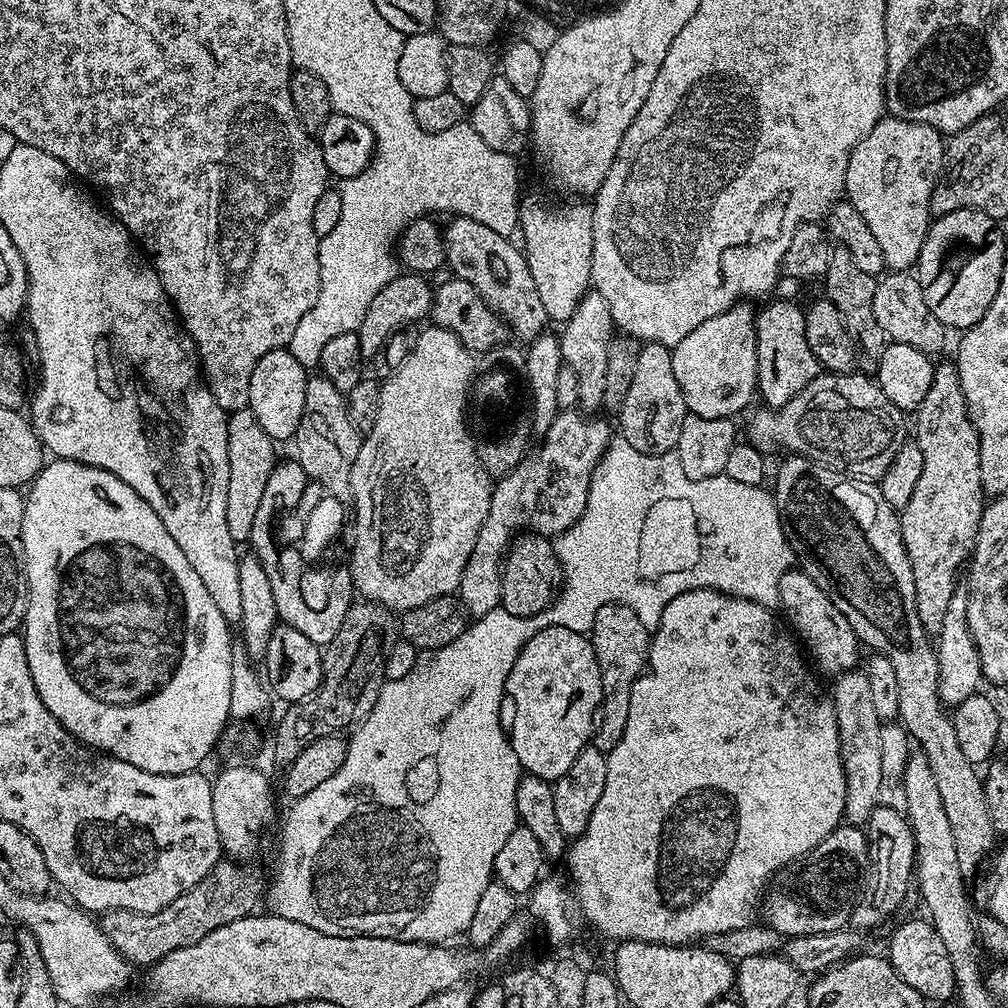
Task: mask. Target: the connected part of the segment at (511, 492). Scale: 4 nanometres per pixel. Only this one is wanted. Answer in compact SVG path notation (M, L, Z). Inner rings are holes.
M561 410L539 441L540 449L525 456L510 475L495 481L486 522L482 522L478 538L474 538L474 550L470 550L458 589L460 607L469 617L479 618L500 607L500 574L513 537L527 530L555 538L582 518L590 494L590 478L613 435L613 425L611 428L600 414Z

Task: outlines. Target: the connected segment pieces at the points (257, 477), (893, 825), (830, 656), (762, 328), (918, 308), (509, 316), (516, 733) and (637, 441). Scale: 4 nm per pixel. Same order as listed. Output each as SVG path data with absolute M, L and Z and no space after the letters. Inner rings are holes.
M243 408L231 413L228 417L228 461L230 462L230 486L226 486L226 527L230 530L230 538L237 542L244 542L249 539L254 530L254 514L258 514L258 506L262 503L262 493L266 490L266 482L270 474L275 470L278 463L276 456L277 445L258 426L258 418L248 408Z
M878 806L874 814L870 814L866 825L866 835L869 841L874 842L874 860L876 856L876 877L872 880L872 897L868 904L861 903L853 912L850 921L851 927L856 930L869 930L875 924L880 924L900 903L904 900L904 895L908 892L908 887L913 887L914 873L916 871L916 839L912 833L912 825L908 823L908 817L904 812L899 812L893 808Z
M803 570L782 574L782 582L778 582L778 594L780 604L788 607L787 623L791 631L806 645L807 655L816 659L815 667L821 673L829 672L829 677L835 678L841 672L851 672L859 665L856 663L862 651L860 639L854 634L850 622L846 622L846 614L842 614L842 610L830 602L826 590L822 590L814 578L810 578Z
M788 298L773 301L756 312L756 387L759 399L764 399L761 401L767 407L777 409L821 375L822 369L818 358L814 358L814 350L810 350L810 342L806 340L805 309Z
M892 270L877 279L874 290L874 318L878 318L878 326L882 326L885 337L893 344L914 346L914 350L929 354L936 354L944 344L944 324L938 322L934 314L930 314L930 306L926 306L920 281L911 271Z
M452 216L449 224L443 225L444 258L447 267L452 267L451 275L457 280L470 282L480 297L504 319L511 335L523 342L531 342L549 327L546 306L542 306L537 283L530 272L528 259L519 247L511 243L509 237L494 234L490 226L474 222L469 216Z
M557 624L538 630L538 634L534 634L534 638L526 642L526 646L522 646L514 662L514 670L510 670L506 696L510 704L512 700L510 743L521 769L527 775L549 782L562 778L562 774L566 774L566 770L574 766L574 758L578 758L578 754L589 747L592 723L602 702L602 674L591 639L585 633L566 630Z
M655 342L645 343L638 354L638 370L634 373L630 391L626 394L626 402L622 402L618 413L619 435L624 436L626 442L630 442L630 446L634 446L634 450L638 450L642 454L666 454L675 449L678 434L682 434L682 422L687 415L689 415L689 411L684 405L682 390L678 386L678 378L674 378L672 349Z

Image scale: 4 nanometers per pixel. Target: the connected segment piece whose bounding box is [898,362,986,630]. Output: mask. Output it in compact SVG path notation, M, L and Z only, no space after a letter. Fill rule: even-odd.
M955 363L935 365L930 391L926 398L922 398L920 407L914 413L914 419L914 443L922 450L922 478L918 478L914 495L904 508L899 509L898 515L902 542L906 546L914 570L914 602L918 602L918 618L922 618L925 628L936 630L946 614L946 606L950 606L950 598L956 593L956 579L959 576L961 579L962 569L976 548L978 526L986 507L986 493L982 486L980 469L980 436L968 416L968 403L962 394Z

